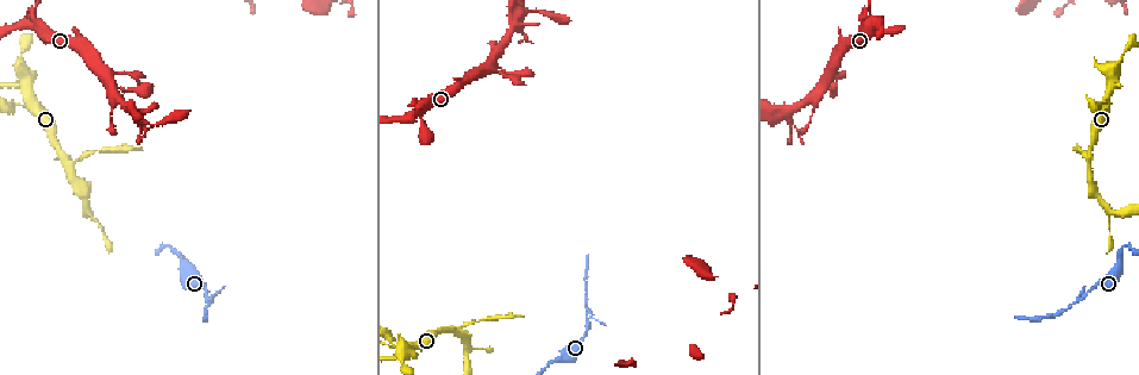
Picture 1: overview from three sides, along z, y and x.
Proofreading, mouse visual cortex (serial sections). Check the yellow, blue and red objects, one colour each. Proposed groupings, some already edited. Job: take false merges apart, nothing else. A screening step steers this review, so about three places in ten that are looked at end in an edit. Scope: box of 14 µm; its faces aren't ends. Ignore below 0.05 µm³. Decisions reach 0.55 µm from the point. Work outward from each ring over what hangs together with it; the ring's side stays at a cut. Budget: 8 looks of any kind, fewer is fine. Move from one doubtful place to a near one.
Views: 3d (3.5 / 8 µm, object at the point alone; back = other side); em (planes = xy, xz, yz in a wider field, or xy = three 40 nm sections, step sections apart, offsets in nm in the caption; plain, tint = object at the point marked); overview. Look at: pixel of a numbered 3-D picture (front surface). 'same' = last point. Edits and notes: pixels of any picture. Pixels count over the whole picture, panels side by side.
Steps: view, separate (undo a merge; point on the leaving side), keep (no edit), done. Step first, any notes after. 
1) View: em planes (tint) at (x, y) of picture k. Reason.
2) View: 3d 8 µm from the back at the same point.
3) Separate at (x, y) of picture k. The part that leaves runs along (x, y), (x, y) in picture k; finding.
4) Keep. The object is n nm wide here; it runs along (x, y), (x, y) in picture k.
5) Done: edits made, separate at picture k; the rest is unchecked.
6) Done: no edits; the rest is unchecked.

View: 3d 8 µm from the back at (12, 106) of picture 1. Thin neck.

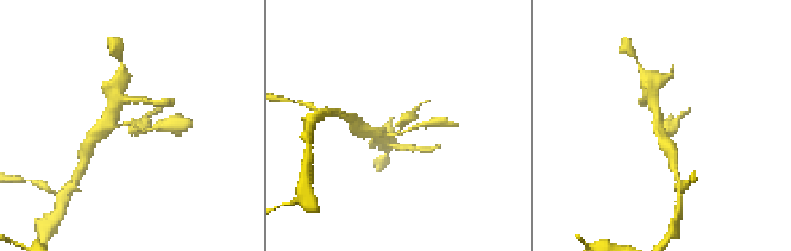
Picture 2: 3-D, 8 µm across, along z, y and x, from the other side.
View: 3d 3.5 µm at (394, 135) of picture 2.

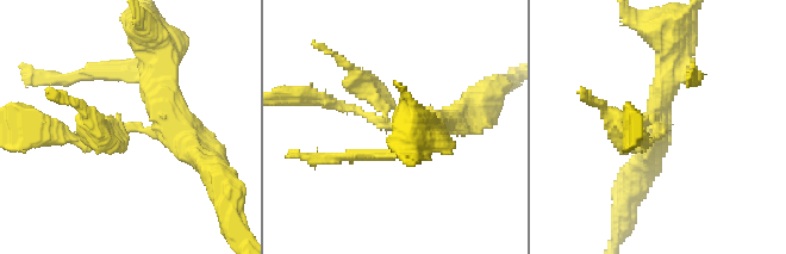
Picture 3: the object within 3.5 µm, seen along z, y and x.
View: em xy step 1 (tint) at (662, 128) of picture 3. Need the tissue.

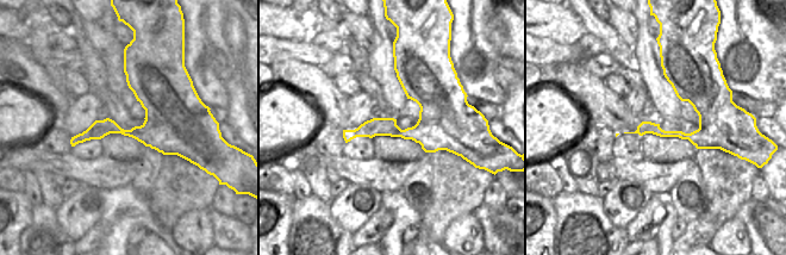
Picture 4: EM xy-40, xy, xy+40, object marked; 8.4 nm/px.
Keep. It runs along (455, 117), (393, 126), (349, 68) in picture 3; continuous, no second cell.

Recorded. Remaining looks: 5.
View: 3d 3.5 µm at (181, 255) of picture 1. Calibre changes.

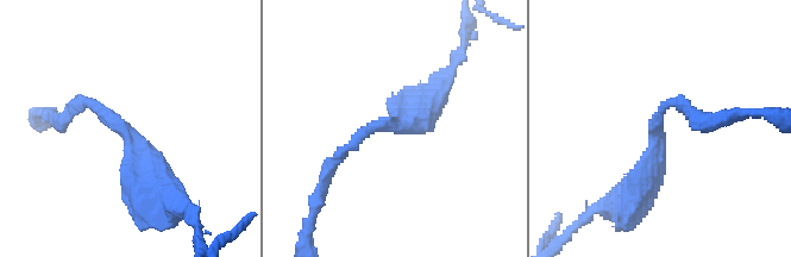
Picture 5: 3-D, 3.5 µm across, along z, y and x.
View: em xy step 2 (tint) at (126, 135) of picture 5. The arms are 150, 450 nm wide; now the EM.

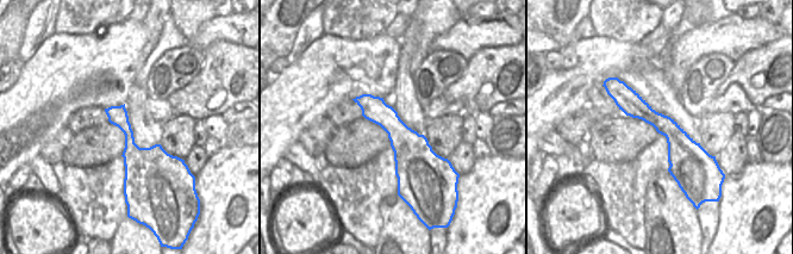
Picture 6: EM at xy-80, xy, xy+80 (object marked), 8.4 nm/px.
Keep. It runs along (156, 199), (127, 133), (94, 104), (68, 114) in picture 5; continuous, no second cell.

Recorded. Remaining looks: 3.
View: 3d 8 µm from the back at (1077, 301) of picture 1. A narrow waist.

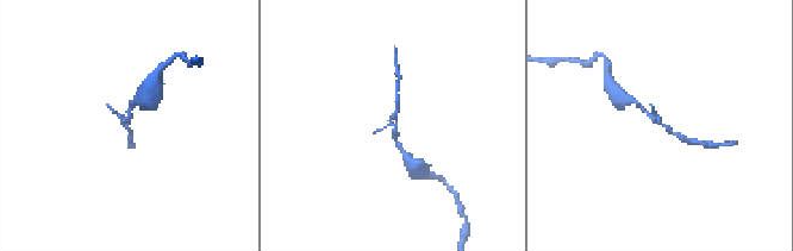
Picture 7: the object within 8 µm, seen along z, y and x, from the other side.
View: em xy step 1 (tint) at (126, 121) of picture 7. Need the tissue.

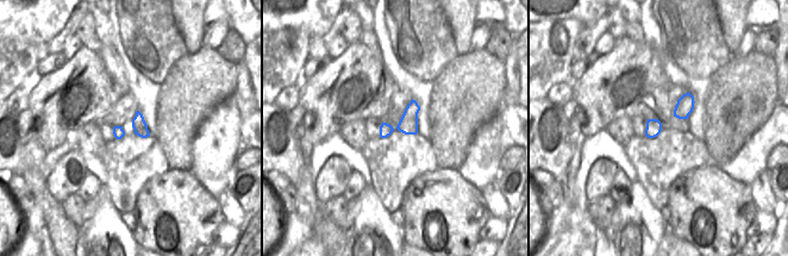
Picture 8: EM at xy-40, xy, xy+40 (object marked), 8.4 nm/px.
Keep. It runs along (637, 104), (654, 121), (690, 140) in picture 7; continuous, no second cell.

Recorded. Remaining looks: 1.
Done: no edits; the rest is unchecked.

